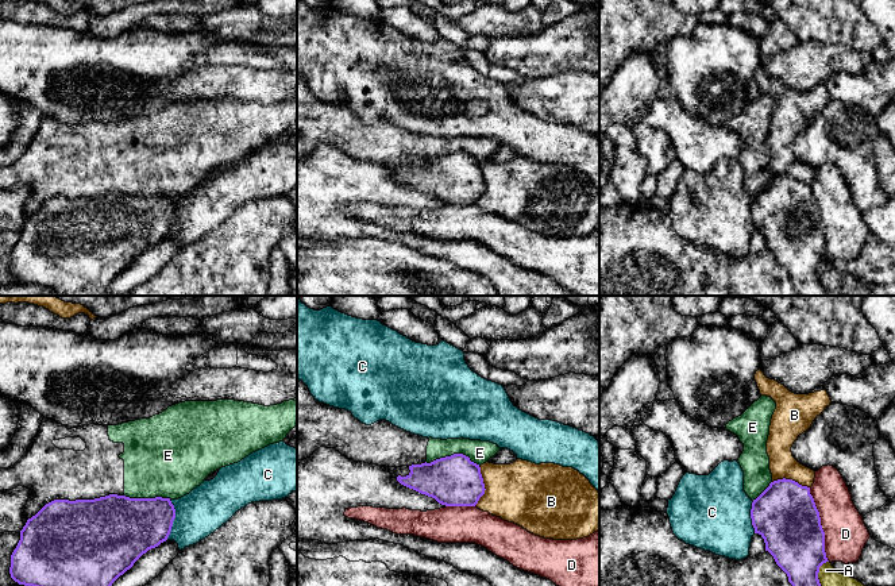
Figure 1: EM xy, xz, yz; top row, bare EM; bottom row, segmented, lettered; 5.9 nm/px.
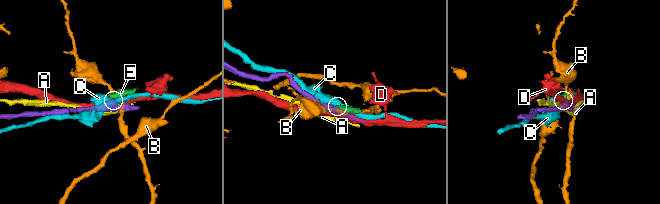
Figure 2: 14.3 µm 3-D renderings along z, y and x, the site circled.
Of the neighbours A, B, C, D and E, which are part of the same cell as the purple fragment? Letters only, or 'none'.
none

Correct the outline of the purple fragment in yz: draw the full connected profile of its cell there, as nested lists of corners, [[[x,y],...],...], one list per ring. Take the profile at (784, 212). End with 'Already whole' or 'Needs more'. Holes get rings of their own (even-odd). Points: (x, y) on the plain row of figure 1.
[[[778,177],[752,200],[752,223],[776,262],[787,271],[796,296],[828,296],[818,277],[819,265],[829,259],[825,250],[825,230],[810,185],[792,177]]]. Already whole

